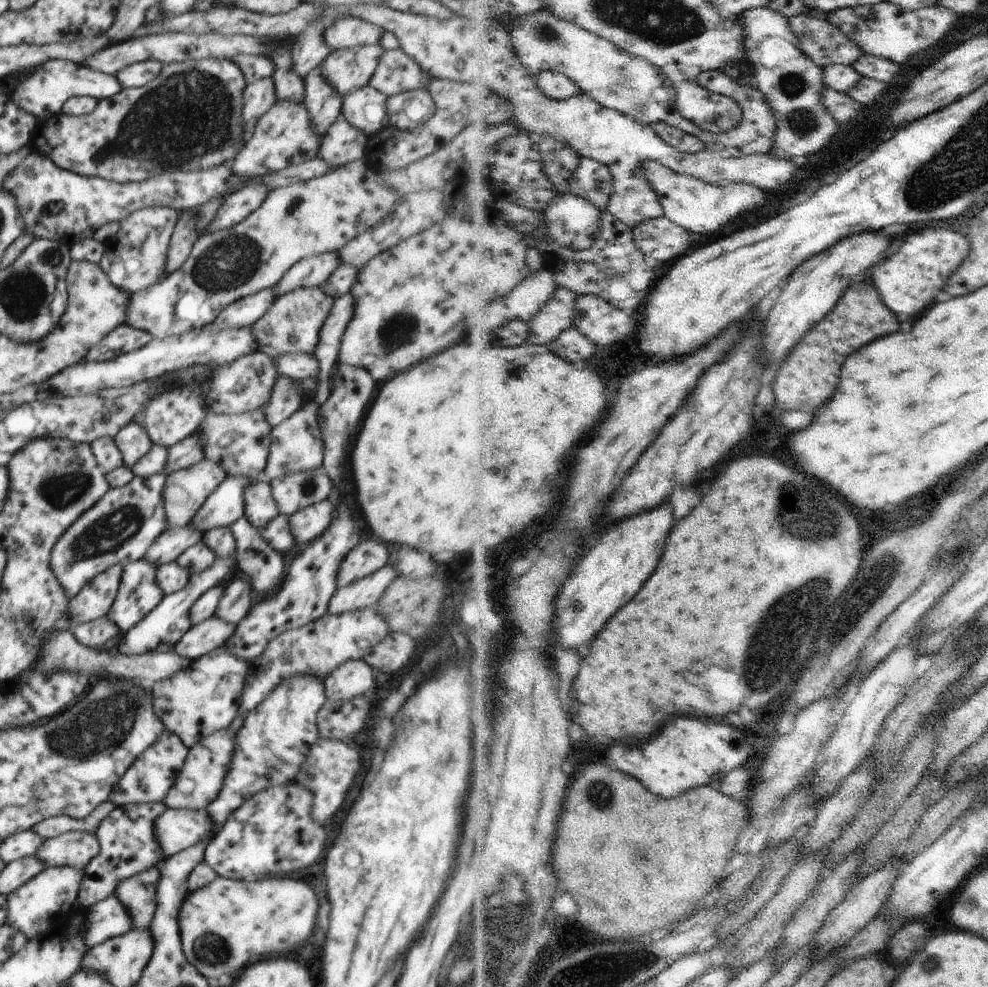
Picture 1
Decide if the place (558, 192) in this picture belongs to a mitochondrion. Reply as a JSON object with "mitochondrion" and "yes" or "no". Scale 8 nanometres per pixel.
{"mitochondrion":"no"}

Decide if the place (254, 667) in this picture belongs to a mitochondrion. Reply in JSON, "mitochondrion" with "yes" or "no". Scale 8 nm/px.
{"mitochondrion":"no"}

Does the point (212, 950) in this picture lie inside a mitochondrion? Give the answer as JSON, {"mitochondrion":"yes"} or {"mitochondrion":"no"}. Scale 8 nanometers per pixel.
{"mitochondrion":"yes"}

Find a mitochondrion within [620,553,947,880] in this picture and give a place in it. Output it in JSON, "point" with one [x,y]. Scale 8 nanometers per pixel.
{"point":[790,613]}

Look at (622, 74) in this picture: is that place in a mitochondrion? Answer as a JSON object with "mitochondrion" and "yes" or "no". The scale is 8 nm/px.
{"mitochondrion":"yes"}

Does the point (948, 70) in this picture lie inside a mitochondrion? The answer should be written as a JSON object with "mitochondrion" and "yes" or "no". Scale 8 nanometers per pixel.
{"mitochondrion":"no"}

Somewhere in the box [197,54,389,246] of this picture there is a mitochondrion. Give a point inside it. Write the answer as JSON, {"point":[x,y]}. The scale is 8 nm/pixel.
{"point":[293,205]}

